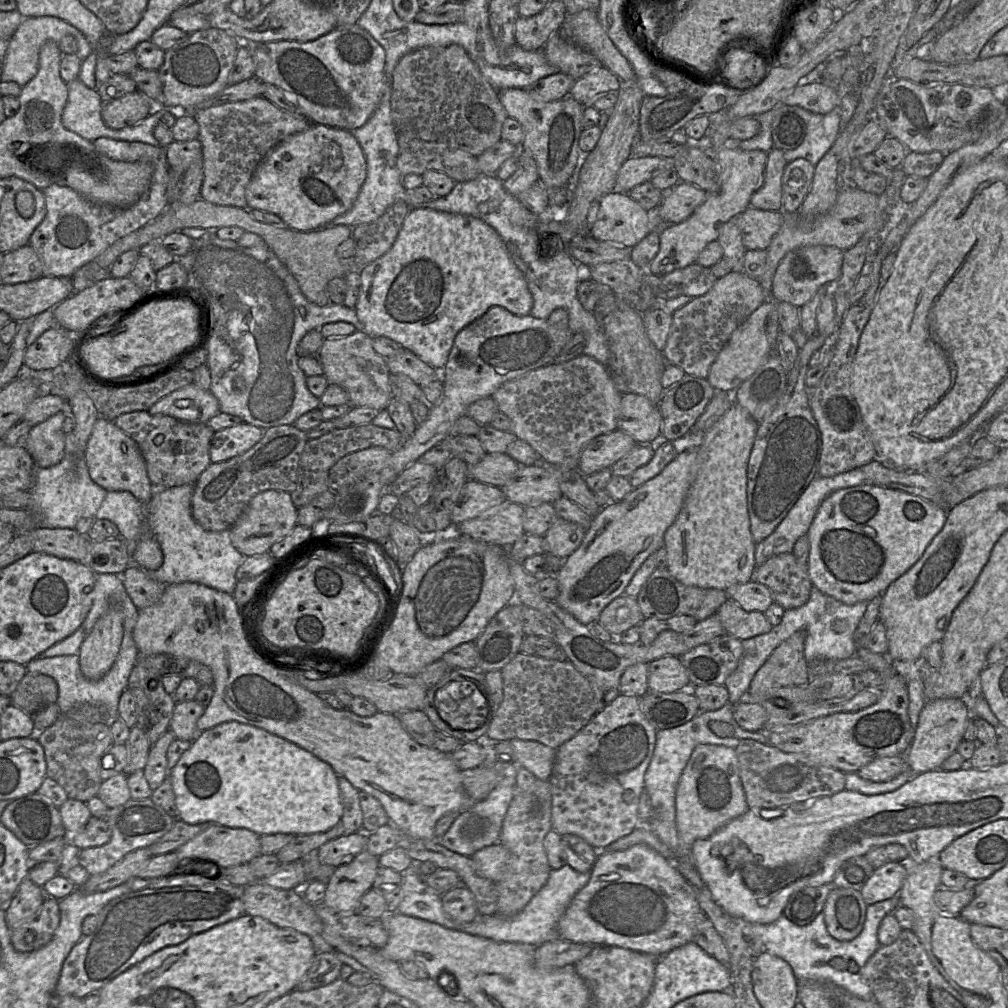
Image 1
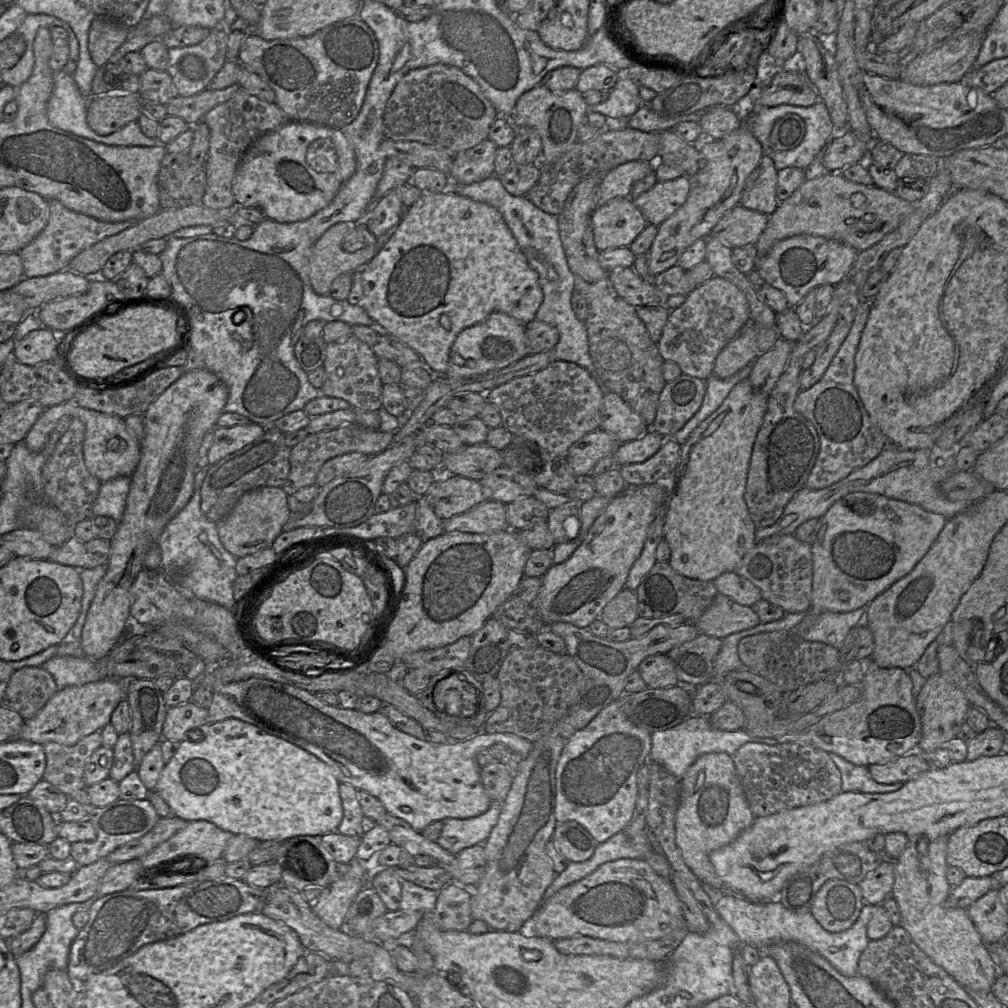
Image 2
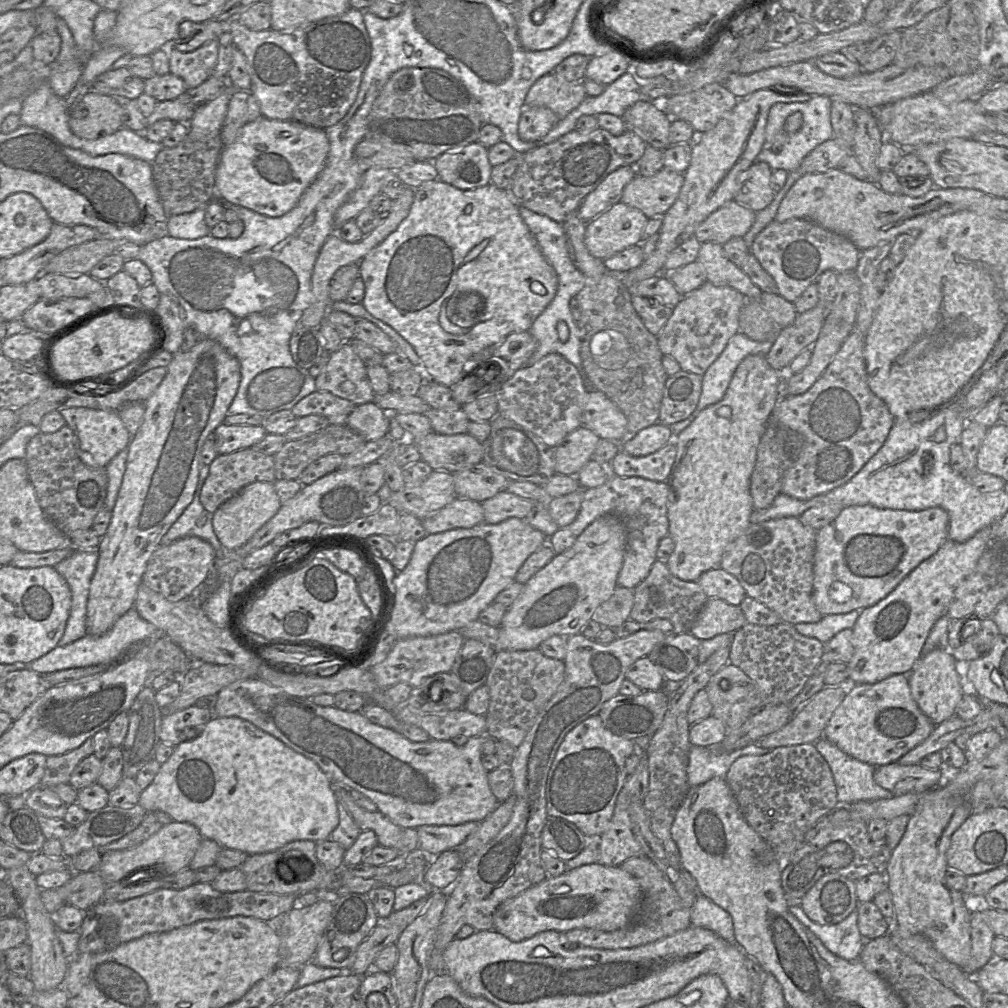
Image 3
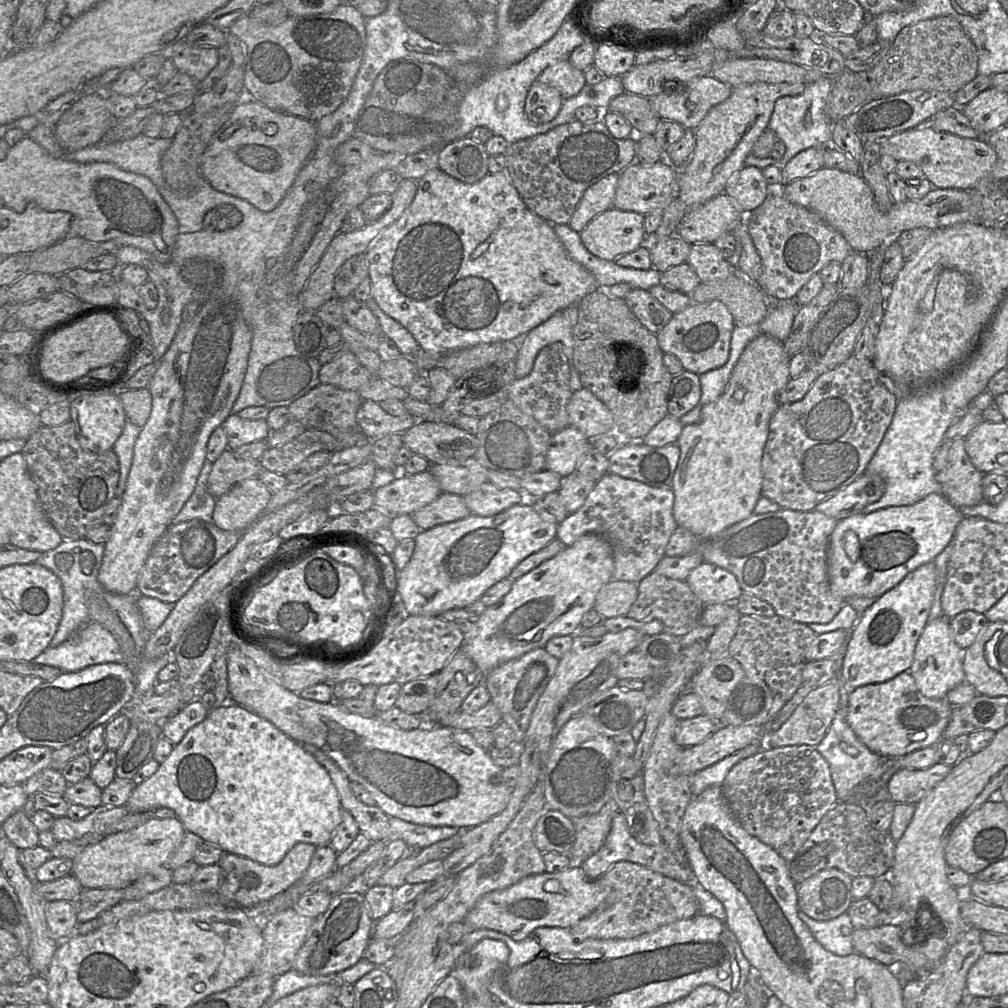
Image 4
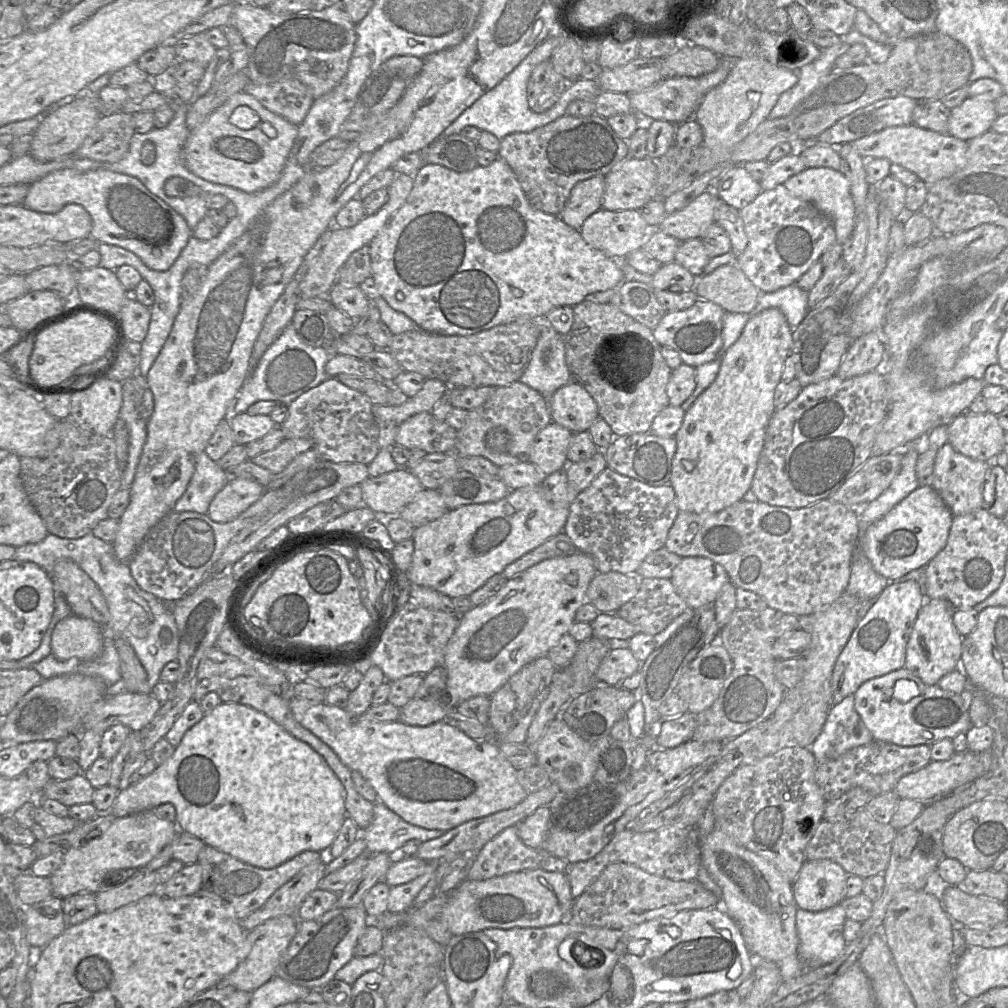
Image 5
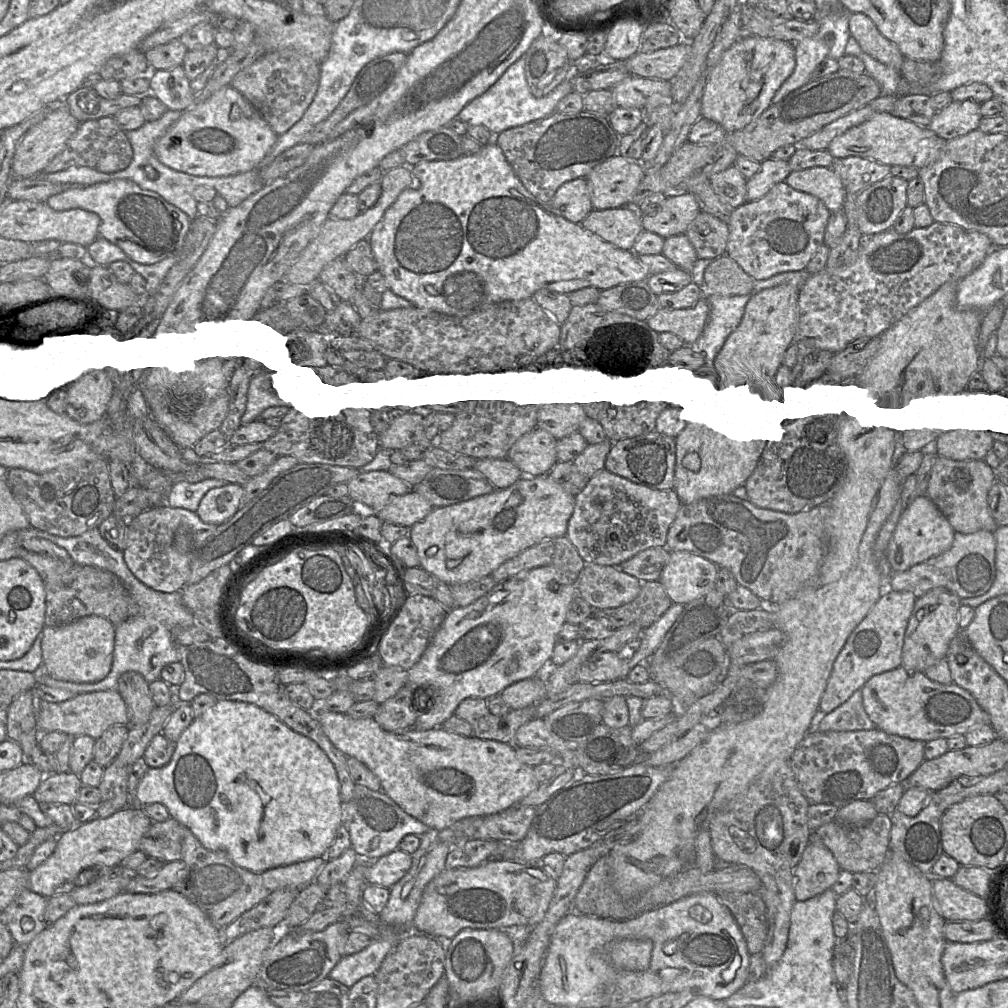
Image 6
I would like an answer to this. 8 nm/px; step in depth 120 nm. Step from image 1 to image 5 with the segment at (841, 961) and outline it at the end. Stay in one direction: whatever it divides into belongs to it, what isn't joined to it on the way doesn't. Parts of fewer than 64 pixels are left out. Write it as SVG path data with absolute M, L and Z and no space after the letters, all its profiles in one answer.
M841 904L819 912L797 909L798 954L807 969L827 965L842 953L846 918Z

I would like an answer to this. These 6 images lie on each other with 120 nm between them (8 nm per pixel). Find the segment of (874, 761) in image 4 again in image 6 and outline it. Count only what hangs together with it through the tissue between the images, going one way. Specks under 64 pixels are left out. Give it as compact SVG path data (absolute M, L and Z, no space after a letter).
M861 689L856 690L842 705L827 713L818 731L857 731L876 728L864 710Z

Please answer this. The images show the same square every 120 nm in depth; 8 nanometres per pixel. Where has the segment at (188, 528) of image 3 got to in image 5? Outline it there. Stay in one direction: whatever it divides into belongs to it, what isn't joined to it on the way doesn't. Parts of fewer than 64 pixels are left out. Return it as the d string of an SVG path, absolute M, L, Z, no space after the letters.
M204 451L196 458L195 471L173 511L192 511L206 514L214 496L230 479L230 474L213 461Z

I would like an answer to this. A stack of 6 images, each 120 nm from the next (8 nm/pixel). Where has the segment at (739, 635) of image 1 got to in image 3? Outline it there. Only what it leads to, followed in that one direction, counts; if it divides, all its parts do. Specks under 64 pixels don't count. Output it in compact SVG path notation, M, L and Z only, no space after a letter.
M712 598L699 613L690 633L700 640L711 639L720 634L734 633L746 623L740 606Z

